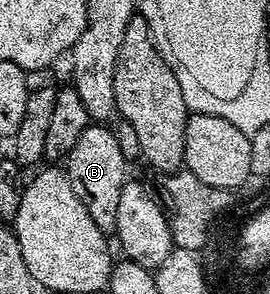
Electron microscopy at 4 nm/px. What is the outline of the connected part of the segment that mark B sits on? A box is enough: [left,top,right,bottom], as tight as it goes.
[67,123,127,235]

